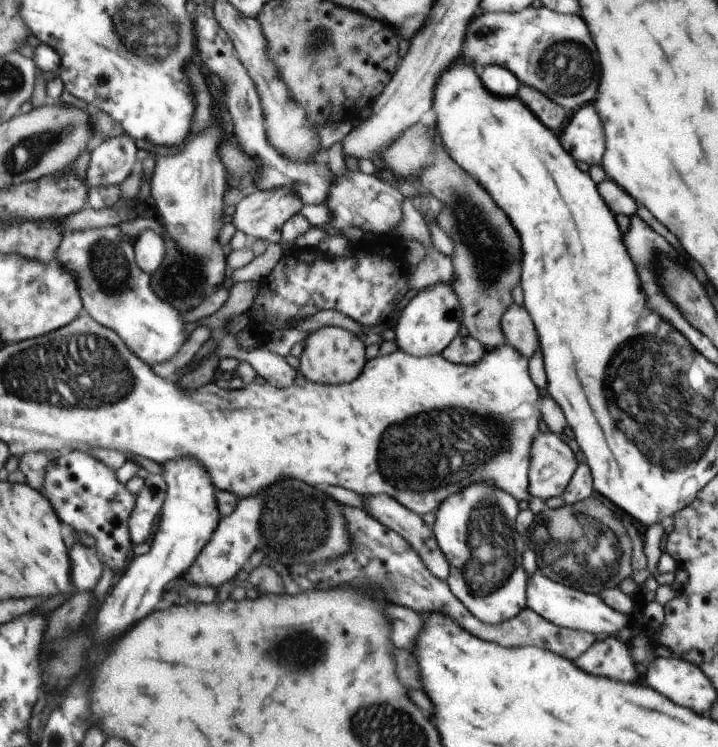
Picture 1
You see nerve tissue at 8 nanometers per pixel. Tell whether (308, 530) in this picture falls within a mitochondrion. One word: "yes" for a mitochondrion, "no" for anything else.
yes

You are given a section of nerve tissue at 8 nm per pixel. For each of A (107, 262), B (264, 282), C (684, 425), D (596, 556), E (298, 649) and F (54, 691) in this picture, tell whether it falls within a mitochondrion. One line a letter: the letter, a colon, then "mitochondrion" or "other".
A: mitochondrion
B: other
C: mitochondrion
D: mitochondrion
E: mitochondrion
F: other

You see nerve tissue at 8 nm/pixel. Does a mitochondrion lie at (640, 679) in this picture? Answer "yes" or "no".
no

